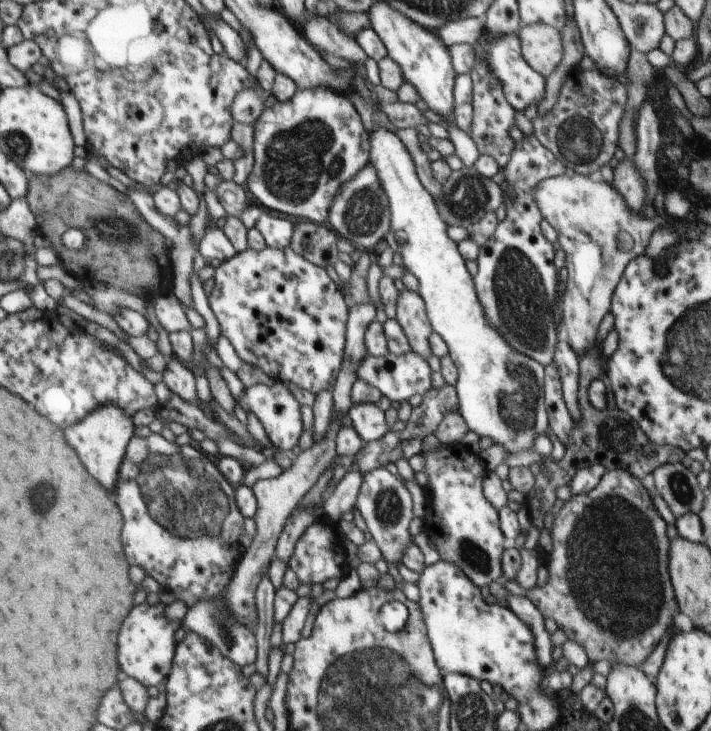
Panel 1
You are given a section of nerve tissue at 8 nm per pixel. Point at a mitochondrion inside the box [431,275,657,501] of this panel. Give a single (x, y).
(517, 399)

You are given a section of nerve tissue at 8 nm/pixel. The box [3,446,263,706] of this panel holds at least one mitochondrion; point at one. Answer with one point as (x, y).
(228, 636)

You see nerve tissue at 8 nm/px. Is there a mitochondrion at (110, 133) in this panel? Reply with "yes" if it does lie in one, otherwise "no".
no

